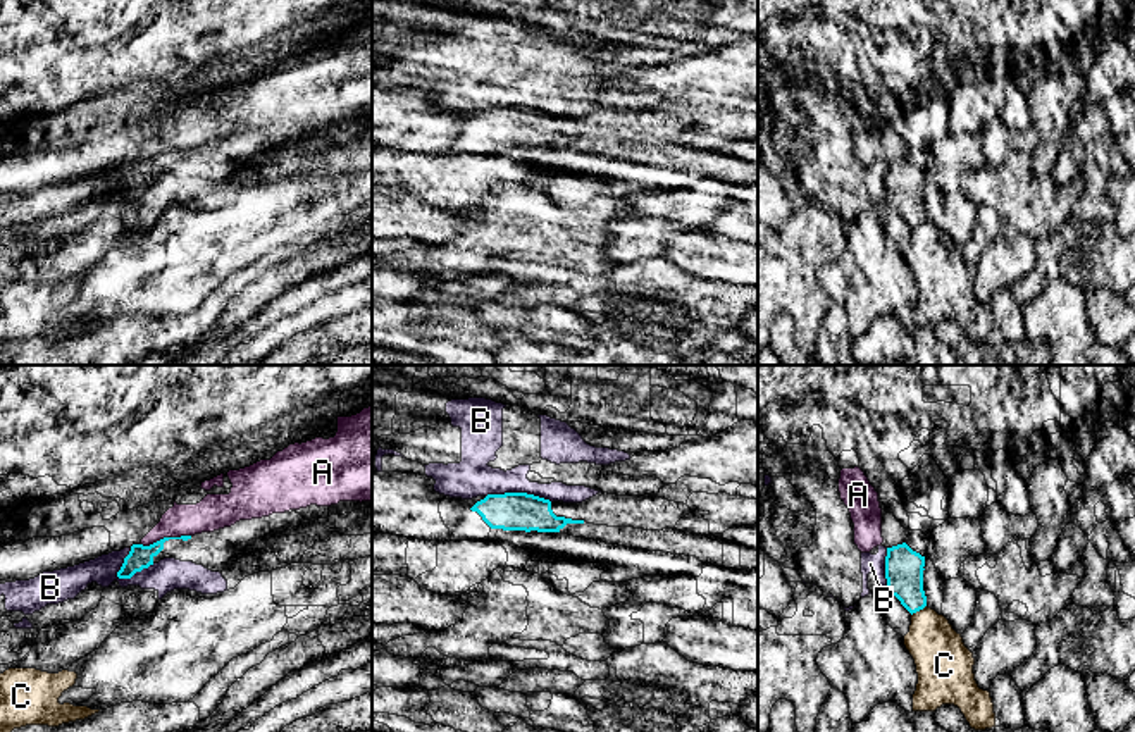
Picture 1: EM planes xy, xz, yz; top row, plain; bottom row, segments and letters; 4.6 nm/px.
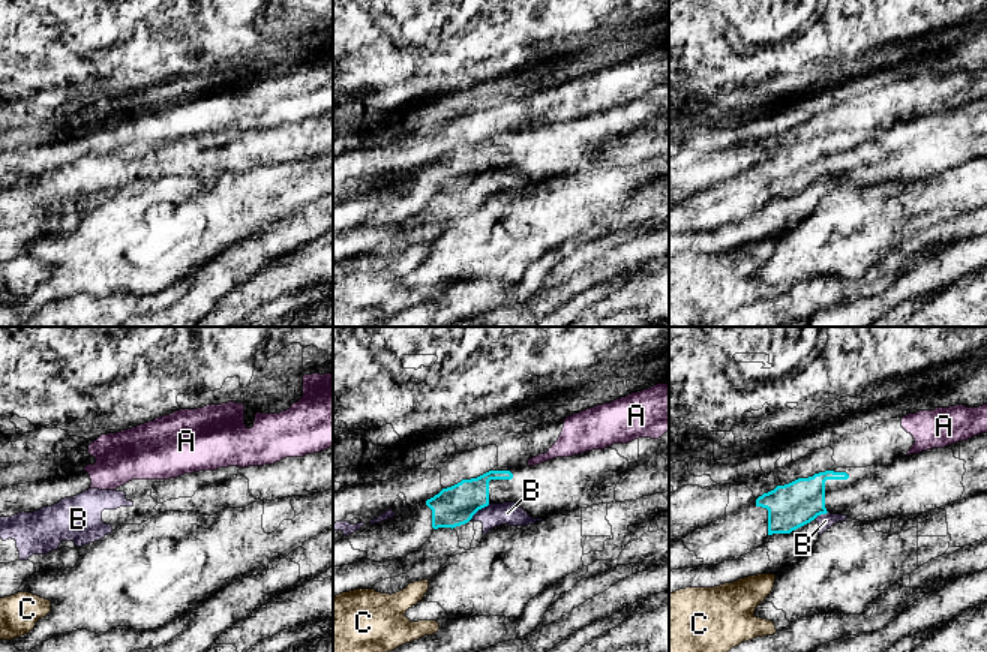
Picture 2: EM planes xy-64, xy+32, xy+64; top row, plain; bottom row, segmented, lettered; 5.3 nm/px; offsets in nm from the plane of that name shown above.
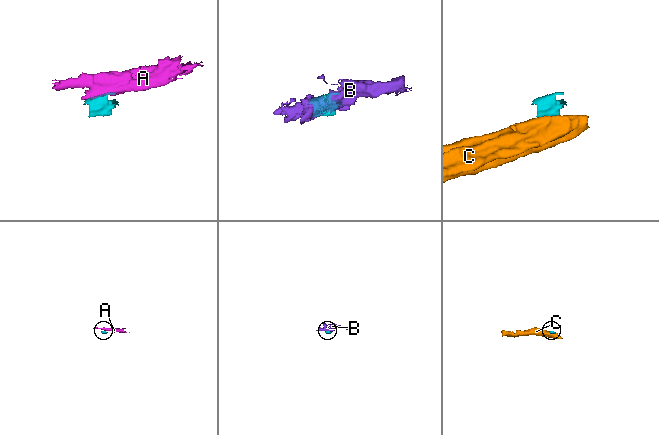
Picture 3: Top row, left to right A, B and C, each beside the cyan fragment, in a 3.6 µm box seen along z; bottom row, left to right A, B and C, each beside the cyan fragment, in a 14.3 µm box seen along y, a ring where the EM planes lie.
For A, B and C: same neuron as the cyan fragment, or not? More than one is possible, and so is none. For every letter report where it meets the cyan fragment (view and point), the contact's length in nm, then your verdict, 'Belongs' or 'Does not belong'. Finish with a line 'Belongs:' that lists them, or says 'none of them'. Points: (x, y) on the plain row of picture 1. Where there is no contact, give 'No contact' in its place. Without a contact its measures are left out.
A: Touches cyan at xy (164, 152). Shared border 240 nm. Does not belong
B: Touches cyan at xz (519, 107). Shared border 320 nm. Does not belong
C: Touches cyan at yz (918, 224). Shared border 90 nm. Does not belong
Belongs: none of them

